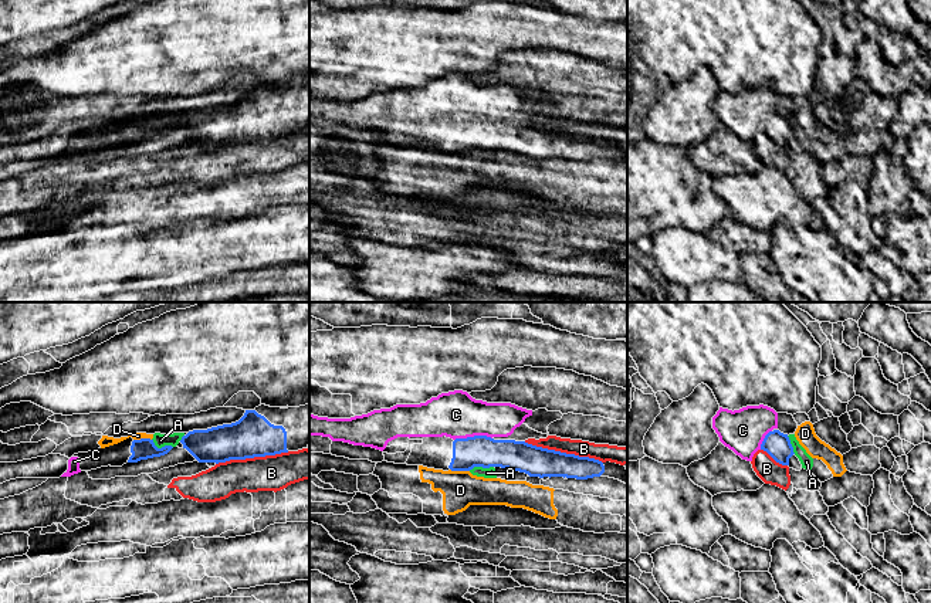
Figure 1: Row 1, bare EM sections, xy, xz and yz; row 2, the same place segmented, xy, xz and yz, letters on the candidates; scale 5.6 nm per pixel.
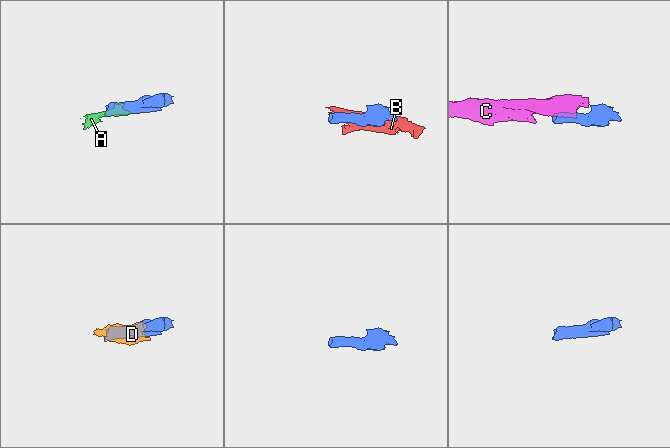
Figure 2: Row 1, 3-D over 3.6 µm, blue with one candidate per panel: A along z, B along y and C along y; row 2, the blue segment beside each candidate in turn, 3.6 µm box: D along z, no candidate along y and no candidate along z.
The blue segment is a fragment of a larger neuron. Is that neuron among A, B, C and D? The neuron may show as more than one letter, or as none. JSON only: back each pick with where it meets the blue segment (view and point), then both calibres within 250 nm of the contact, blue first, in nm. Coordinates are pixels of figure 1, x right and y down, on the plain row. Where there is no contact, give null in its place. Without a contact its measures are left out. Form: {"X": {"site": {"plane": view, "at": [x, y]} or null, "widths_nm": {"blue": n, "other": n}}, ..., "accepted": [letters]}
{"C": {"site": {"plane": "xz", "at": [474, 118]}, "widths_nm": {"blue": 180, "other": 260}}, "accepted": ["C"]}

